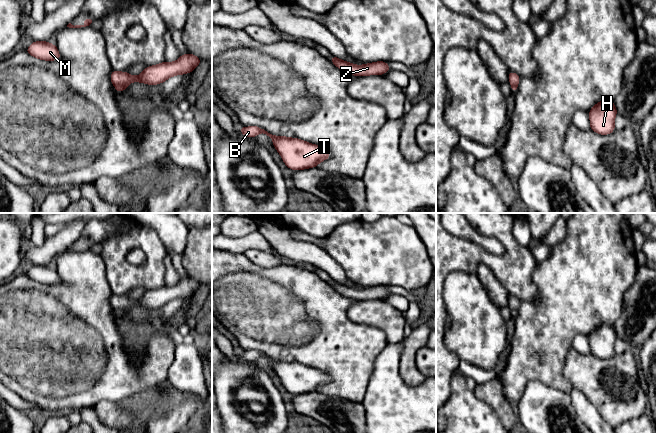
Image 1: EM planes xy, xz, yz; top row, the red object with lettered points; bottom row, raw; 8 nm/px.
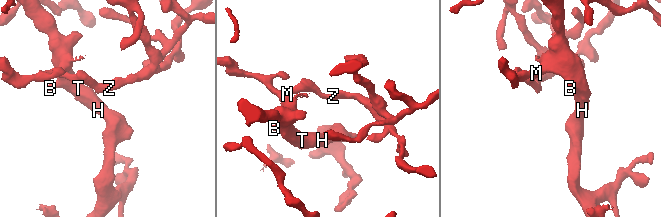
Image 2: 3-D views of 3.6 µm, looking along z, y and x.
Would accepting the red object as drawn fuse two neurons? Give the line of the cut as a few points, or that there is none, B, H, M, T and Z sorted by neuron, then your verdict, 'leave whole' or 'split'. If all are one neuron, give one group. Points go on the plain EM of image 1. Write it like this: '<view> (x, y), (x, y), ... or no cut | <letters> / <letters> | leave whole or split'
no cut | B H M T Z | leave whole

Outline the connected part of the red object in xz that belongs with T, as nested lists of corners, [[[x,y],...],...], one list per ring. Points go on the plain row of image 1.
[[[258,350],[239,351],[239,354],[249,362],[261,357],[269,360],[285,389],[293,395],[317,391],[331,380],[325,372],[316,368],[298,362],[272,359]]]

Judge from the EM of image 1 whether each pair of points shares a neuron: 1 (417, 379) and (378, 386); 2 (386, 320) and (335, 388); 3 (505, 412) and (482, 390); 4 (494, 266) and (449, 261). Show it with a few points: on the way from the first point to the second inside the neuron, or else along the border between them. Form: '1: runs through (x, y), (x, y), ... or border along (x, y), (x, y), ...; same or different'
1: border along (399, 358), (400, 377), (408, 384), (421, 384); different
2: border along (358, 323), (379, 326), (384, 331), (388, 342); different
3: runs through (500, 406), (488, 394); same
4: runs through (483, 259), (460, 259); same

